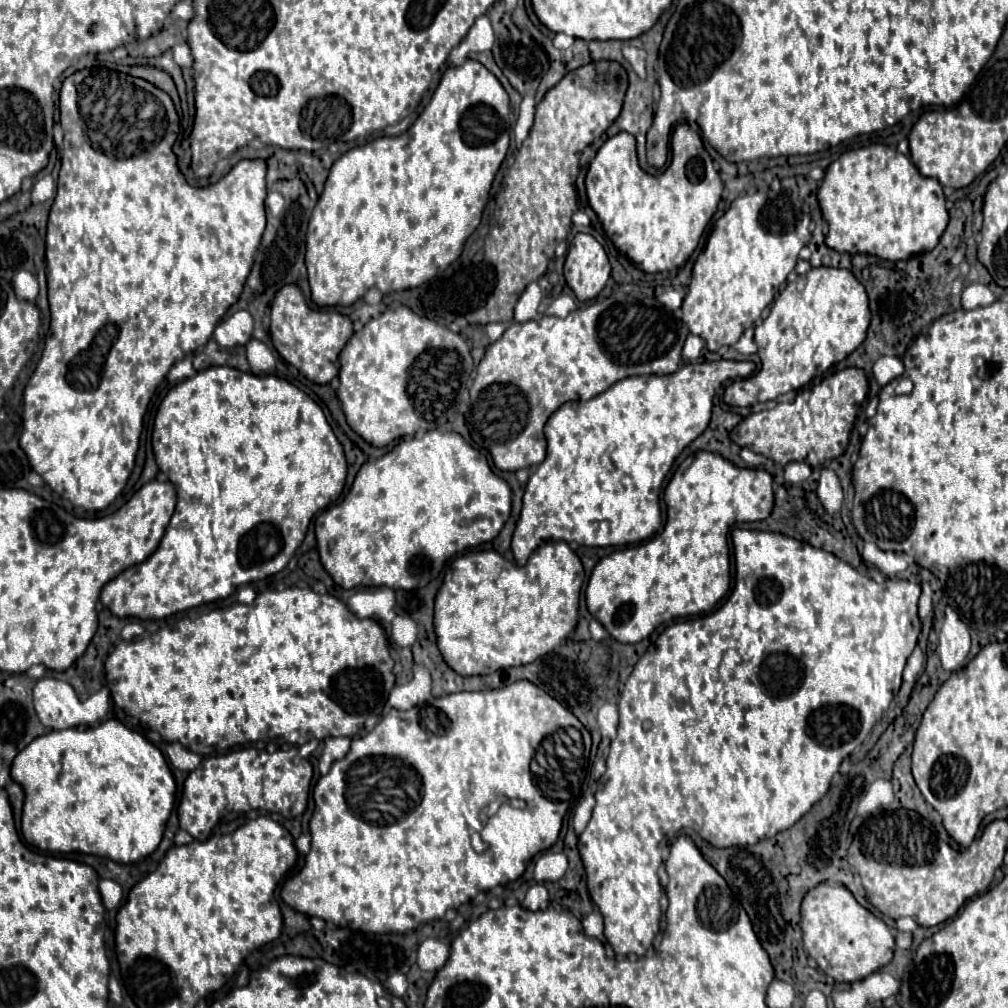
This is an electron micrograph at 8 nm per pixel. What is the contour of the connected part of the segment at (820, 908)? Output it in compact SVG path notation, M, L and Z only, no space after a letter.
M820 883L818 887L810 889L802 901L802 941L816 965L838 983L862 981L880 967L888 965L894 955L894 937L888 925L864 909L846 887L830 887L828 883Z

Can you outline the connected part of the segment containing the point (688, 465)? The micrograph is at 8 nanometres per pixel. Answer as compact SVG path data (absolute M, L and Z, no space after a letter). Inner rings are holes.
M698 451L690 455L672 475L666 491L666 525L650 541L626 546L622 551L604 557L592 571L586 587L586 605L590 613L620 643L638 643L646 639L658 625L678 617L710 613L730 589L728 531L735 523L766 519L774 509L772 475L756 467L736 467L718 453Z

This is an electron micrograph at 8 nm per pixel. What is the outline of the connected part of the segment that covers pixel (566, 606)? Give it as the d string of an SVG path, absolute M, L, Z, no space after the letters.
M554 541L554 543L544 543L540 545L540 549L534 551L534 555L530 557L530 561L524 567L518 567L514 563L508 563L500 553L496 551L472 551L466 555L460 555L452 561L452 565L446 571L444 577L444 585L440 587L438 595L436 595L436 605L434 605L434 625L436 625L436 637L438 637L438 649L444 657L444 661L458 673L458 675L490 675L498 669L510 669L510 667L520 667L520 665L528 665L534 663L538 657L548 655L550 651L554 651L554 647L558 647L562 641L568 639L568 635L576 629L578 623L578 605L580 605L580 589L584 583L584 567L582 561L578 559L578 555L564 543L564 541Z

